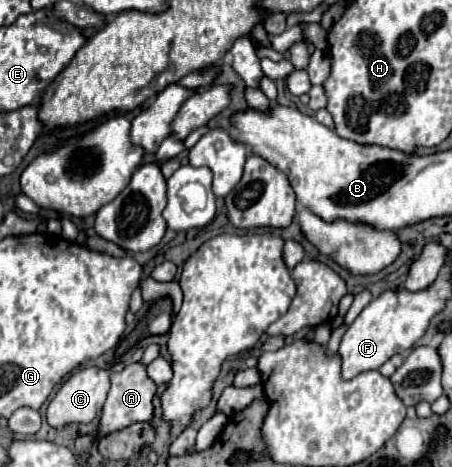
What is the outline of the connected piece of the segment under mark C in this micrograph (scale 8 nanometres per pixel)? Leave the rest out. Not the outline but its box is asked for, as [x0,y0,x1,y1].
[47,367,111,429]

